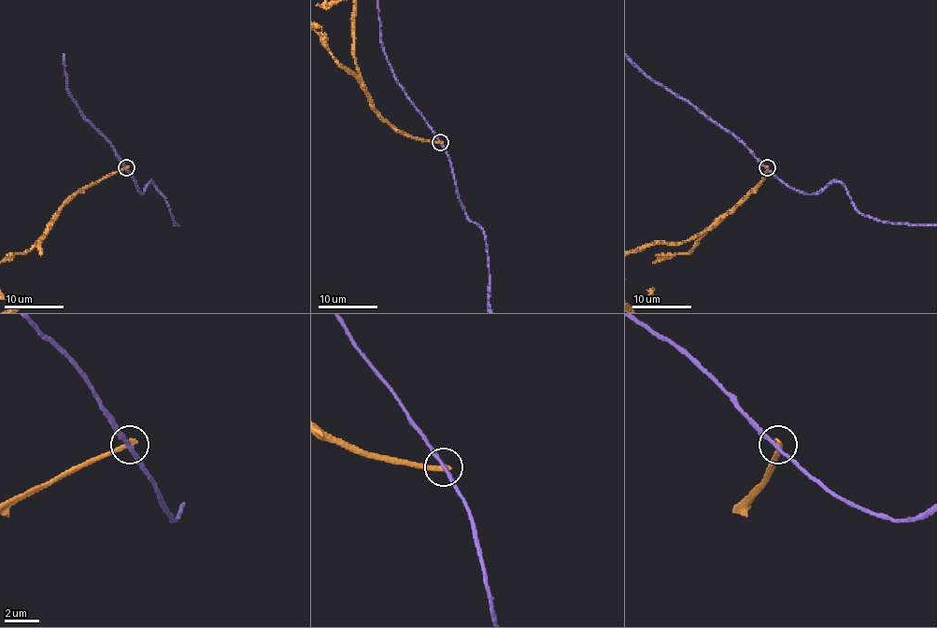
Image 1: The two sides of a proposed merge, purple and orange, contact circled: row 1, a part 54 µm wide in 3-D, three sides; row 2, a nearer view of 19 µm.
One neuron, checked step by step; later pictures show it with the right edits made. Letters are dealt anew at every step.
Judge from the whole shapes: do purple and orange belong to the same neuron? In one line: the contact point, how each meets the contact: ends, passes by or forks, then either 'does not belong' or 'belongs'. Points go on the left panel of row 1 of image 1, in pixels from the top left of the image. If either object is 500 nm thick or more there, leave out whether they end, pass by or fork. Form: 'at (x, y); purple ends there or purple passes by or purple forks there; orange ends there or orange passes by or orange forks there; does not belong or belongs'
at (126, 167); purple passes by; orange ends there; does not belong

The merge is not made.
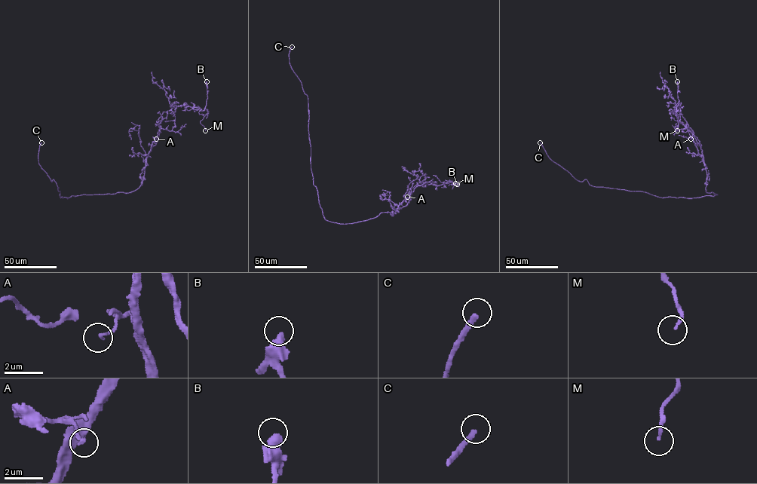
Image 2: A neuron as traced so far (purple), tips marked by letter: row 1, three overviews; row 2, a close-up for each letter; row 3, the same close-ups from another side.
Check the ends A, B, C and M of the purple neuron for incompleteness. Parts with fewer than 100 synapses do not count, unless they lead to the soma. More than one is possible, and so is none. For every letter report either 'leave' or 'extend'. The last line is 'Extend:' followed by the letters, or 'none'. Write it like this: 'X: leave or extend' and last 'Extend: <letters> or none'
A: leave
B: leave
C: extend
M: leave
Extend: C

